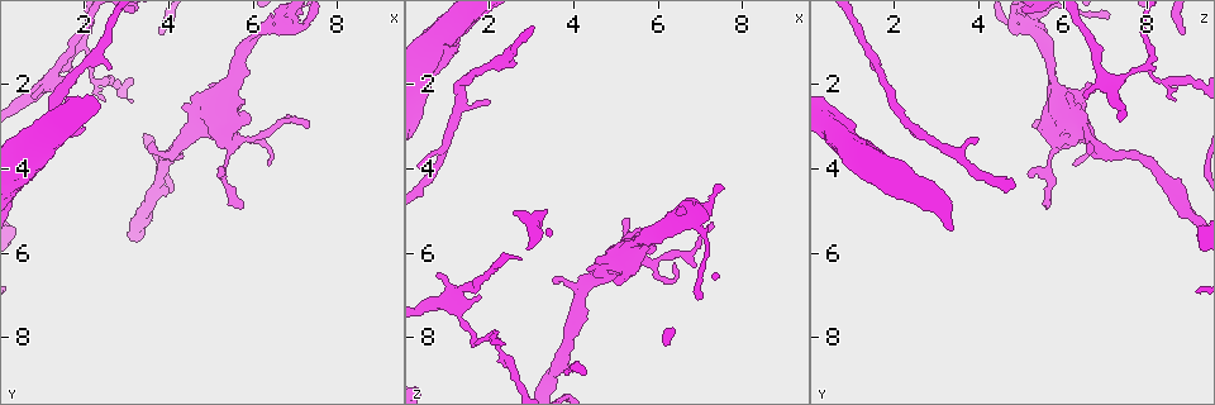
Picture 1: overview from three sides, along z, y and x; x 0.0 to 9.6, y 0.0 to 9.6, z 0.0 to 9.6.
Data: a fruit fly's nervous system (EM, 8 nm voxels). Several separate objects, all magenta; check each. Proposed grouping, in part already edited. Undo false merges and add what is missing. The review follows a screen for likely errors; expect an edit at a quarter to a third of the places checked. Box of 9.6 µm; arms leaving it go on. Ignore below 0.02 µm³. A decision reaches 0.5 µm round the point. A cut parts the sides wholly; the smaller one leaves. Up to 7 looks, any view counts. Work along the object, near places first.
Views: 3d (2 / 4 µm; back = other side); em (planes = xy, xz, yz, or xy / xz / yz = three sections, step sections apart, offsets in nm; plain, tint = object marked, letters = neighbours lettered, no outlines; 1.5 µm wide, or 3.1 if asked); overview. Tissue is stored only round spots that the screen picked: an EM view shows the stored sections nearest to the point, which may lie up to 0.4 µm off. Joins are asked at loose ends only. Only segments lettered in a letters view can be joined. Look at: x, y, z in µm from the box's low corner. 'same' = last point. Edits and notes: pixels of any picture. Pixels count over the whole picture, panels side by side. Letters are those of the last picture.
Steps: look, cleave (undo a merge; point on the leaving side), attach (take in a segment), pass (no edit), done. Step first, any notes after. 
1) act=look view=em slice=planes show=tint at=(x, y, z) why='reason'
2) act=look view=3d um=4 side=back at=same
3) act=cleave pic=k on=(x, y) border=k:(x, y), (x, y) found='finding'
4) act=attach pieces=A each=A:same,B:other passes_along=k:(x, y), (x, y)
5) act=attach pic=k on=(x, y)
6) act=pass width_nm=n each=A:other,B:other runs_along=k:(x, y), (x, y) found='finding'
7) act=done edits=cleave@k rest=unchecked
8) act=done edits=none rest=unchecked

act=look view=3d um=2 at=(2.55, 1.70, 1.55) why='an open end'

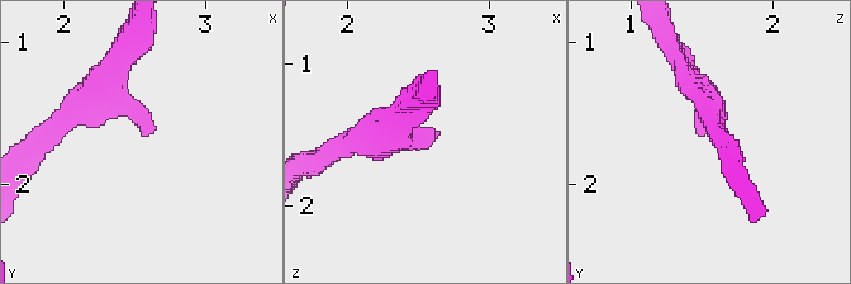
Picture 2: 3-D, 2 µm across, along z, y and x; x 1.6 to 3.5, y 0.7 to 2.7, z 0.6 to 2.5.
act=look view=em slice=planes show=letters at=(2.58, 1.68, 1.52)

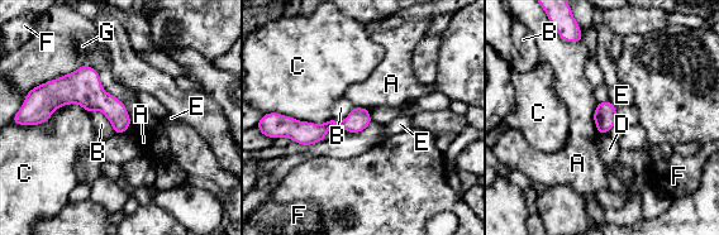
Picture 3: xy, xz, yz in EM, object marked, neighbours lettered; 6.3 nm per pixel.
act=pass width_nm=140 each=A:other,B:other,C:other,D:other,E:other,F:other,G:other border=3:(599, 133), (605, 134) found='no lettered segment goes on from it'

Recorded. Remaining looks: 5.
act=look view=3d um=4 at=(3.55, 3.45, 6.60) why='tapers out'

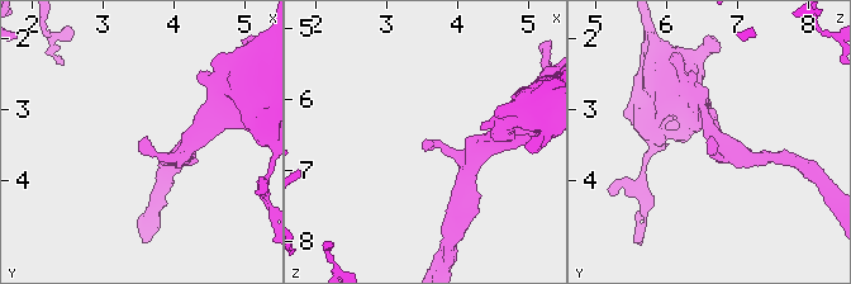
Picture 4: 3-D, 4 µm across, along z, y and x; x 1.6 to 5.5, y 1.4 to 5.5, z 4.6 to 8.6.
act=look view=em slice=yz step=8 show=tint at=(3.55, 3.40, 6.65)

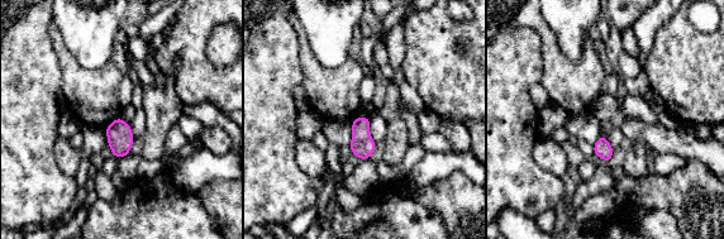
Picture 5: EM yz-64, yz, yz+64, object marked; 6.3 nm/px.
act=look view=em slice=xy step=8 show=letters at=same why='cut it another way'

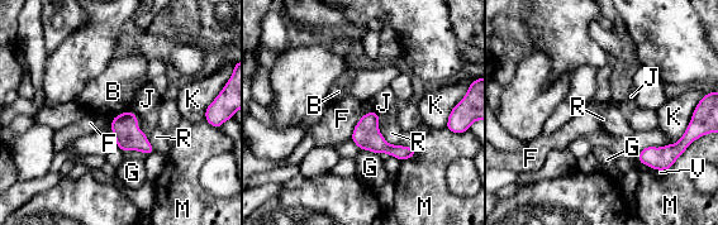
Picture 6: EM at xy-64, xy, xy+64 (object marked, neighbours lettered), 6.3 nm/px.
act=pass width_nm=170 longest_contact=F:240nm each=B:other,F:other,G:other,J:other,K:other,M:other,R:other,V:other found='none of them fits'

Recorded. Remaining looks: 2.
act=look view=em slice=xy step=8 show=letters at=(7.25, 3.10, 5.25) why='branch stops here'

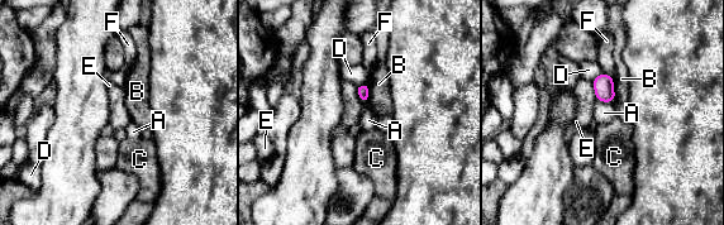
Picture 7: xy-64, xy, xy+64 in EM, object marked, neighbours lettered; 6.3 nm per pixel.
act=pass width_nm=70 each=A:other,B:other,C:other,D:other,E:other,F:other border=7:(355, 86), (358, 96), (366, 103) found='no lettered segment goes on from it'

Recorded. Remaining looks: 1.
act=done edits=none rest=unchecked

